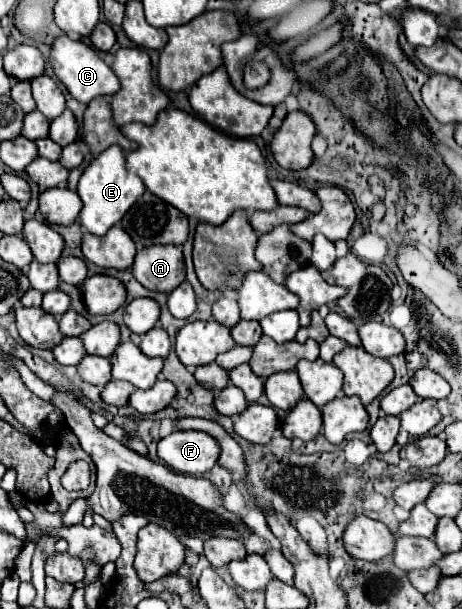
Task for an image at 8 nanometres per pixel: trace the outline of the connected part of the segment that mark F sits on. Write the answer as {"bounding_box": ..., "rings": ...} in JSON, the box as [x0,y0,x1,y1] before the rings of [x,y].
{"bounding_box":[158,431,218,475],"rings":[[[174,431],[158,443],[158,457],[178,473],[202,475],[218,461],[218,443],[202,431]]]}

